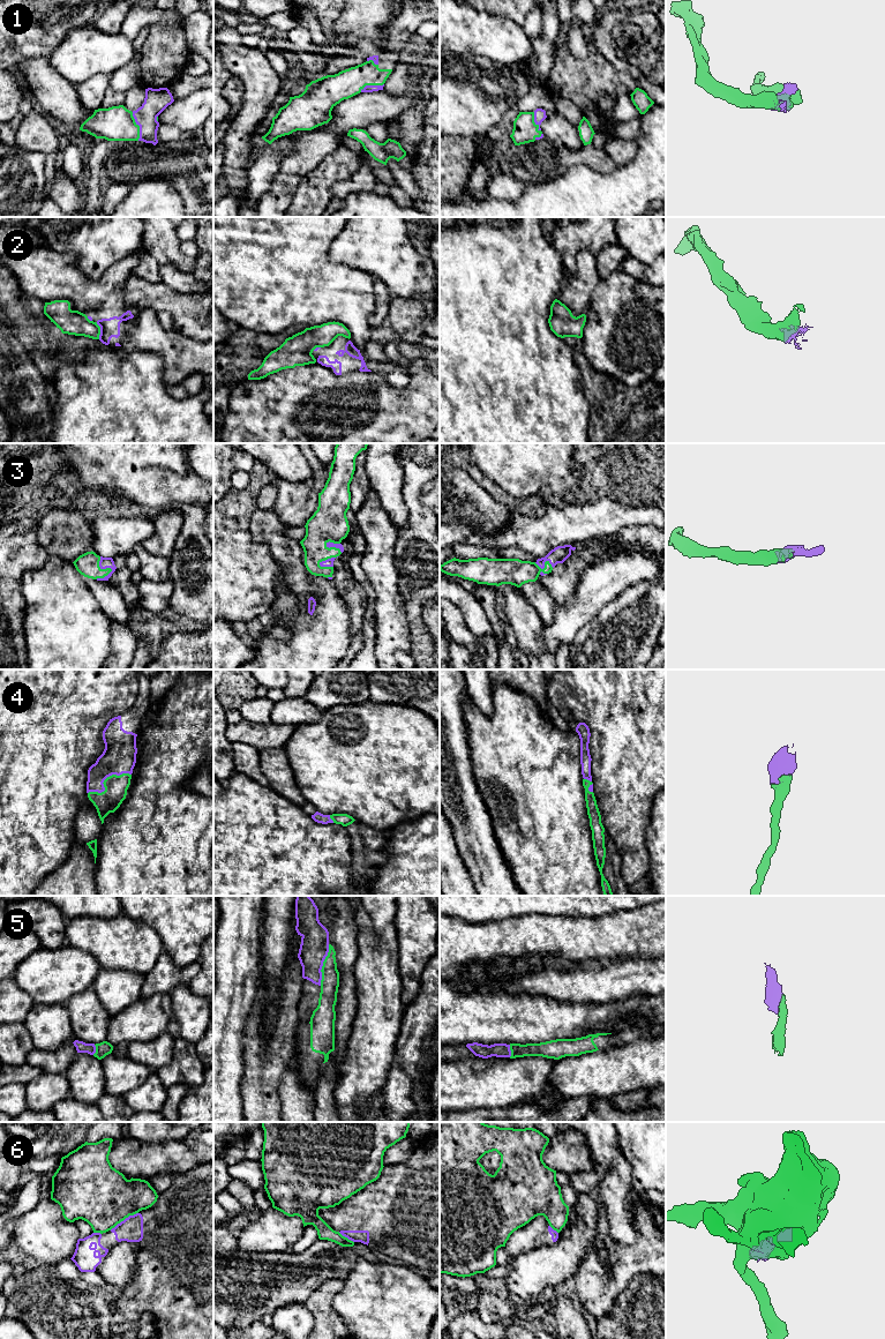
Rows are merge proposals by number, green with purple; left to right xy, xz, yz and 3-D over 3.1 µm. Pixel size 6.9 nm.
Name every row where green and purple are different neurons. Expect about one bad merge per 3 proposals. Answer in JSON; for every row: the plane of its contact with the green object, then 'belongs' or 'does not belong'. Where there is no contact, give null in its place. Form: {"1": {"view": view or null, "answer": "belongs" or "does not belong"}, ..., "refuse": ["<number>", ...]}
{"1": {"view": "xy", "answer": "belongs"}, "2": {"view": "xy", "answer": "does not belong"}, "3": {"view": "xy", "answer": "belongs"}, "4": {"view": "xy", "answer": "belongs"}, "5": {"view": "xz", "answer": "belongs"}, "6": {"view": "xy", "answer": "does not belong"}, "refuse": ["2", "6"]}

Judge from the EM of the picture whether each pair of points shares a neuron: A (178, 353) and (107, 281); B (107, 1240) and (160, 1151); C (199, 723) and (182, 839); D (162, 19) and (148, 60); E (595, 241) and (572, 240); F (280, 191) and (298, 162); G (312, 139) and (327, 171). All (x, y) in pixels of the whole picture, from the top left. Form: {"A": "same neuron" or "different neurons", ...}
{"A": "same neuron", "B": "different neurons", "C": "same neuron", "D": "different neurons", "E": "same neuron", "F": "same neuron", "G": "different neurons"}

